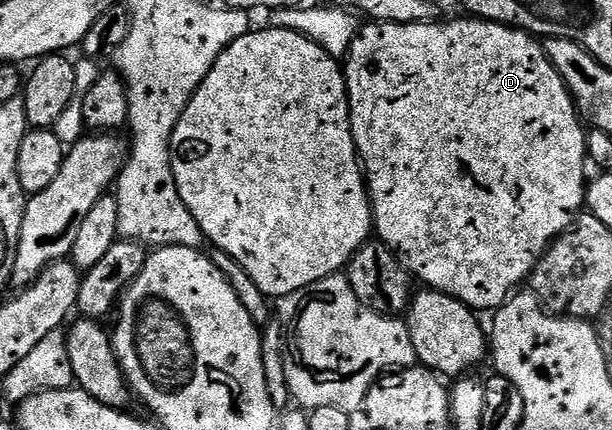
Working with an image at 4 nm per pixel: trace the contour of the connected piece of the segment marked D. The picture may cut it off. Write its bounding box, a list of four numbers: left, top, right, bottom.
[343,16,587,312]

